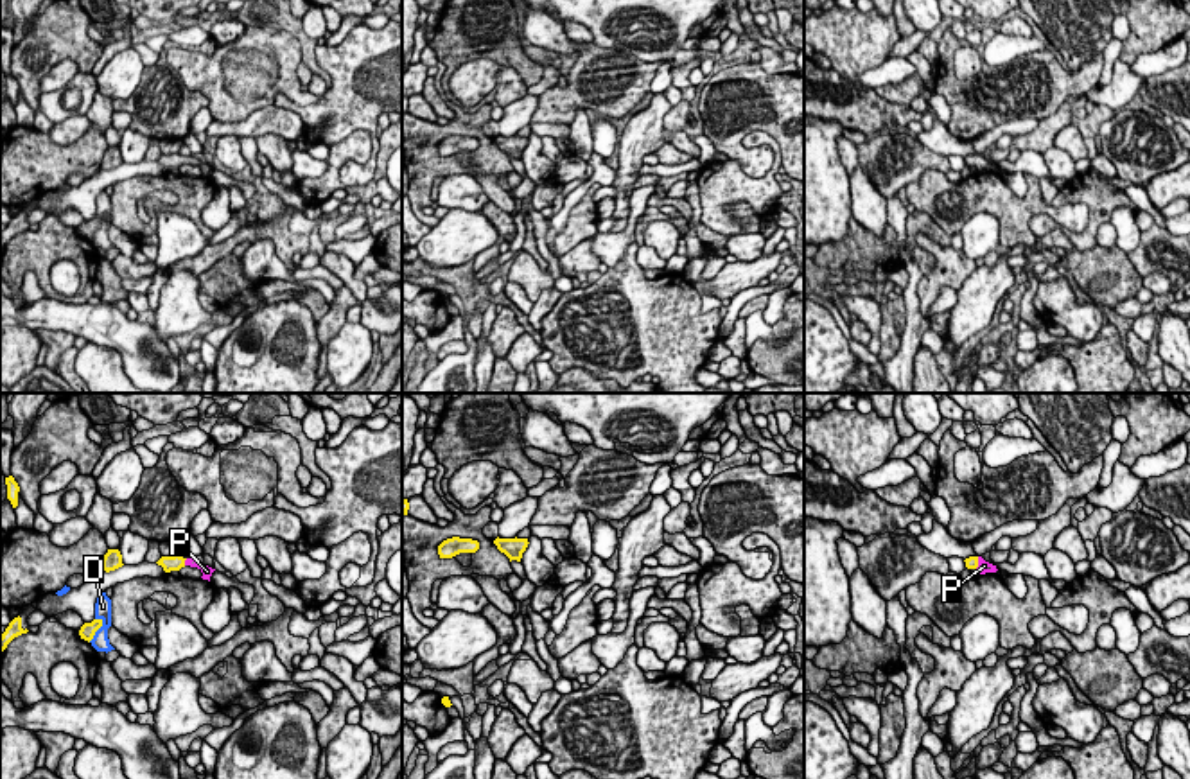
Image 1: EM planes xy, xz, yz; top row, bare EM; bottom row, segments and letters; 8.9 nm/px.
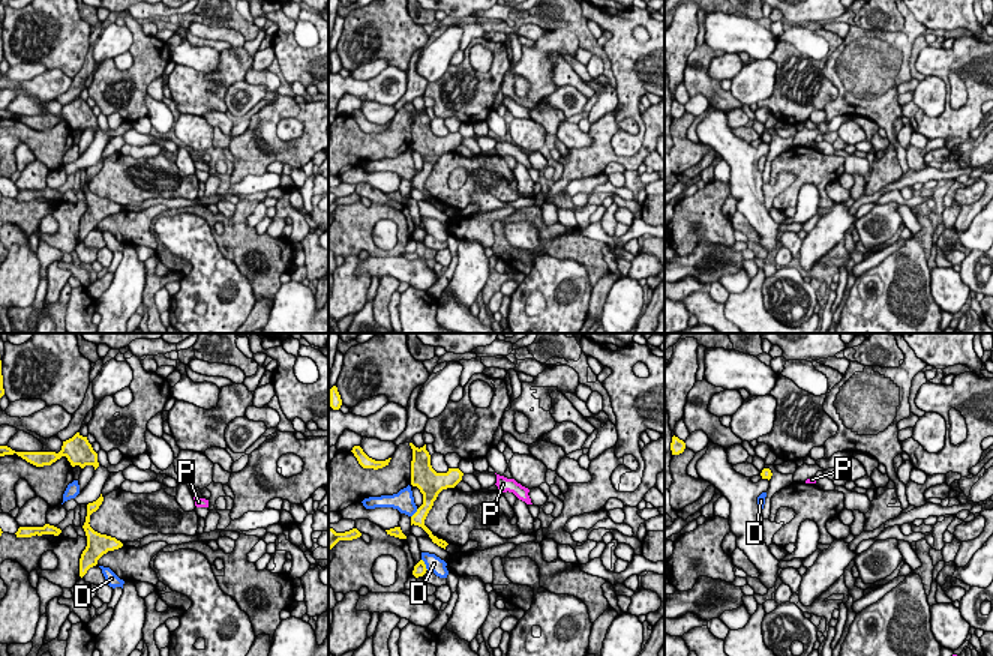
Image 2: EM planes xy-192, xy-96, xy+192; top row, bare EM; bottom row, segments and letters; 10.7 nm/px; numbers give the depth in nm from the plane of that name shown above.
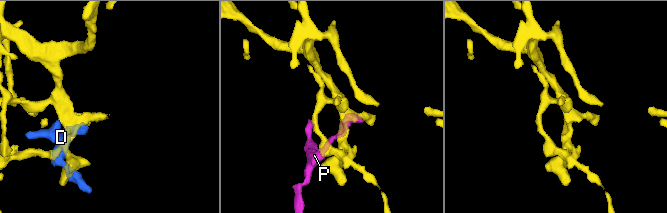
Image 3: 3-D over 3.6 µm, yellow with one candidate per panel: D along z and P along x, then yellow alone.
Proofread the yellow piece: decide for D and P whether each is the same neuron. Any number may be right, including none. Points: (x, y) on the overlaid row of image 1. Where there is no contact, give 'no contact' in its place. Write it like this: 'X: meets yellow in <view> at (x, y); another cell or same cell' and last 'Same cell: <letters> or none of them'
D: meets yellow in xy at (97, 629); another cell
P: meets yellow in xy at (183, 562); same cell
Same cell: P

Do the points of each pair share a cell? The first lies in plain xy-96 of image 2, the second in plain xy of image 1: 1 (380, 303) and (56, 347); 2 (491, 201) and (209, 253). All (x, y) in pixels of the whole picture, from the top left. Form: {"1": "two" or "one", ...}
{"1": "one", "2": "two"}

